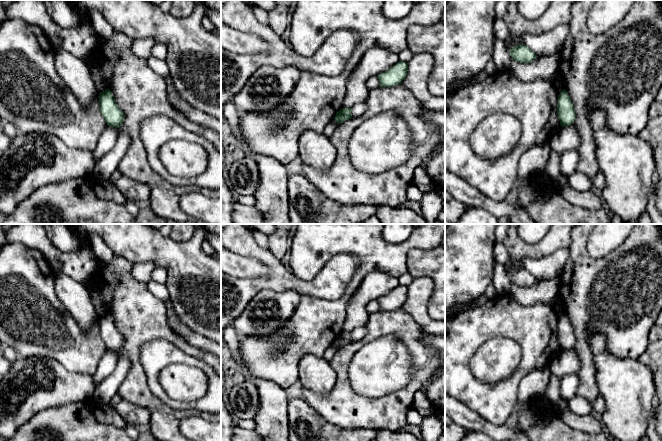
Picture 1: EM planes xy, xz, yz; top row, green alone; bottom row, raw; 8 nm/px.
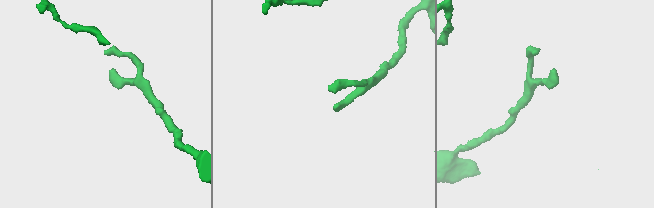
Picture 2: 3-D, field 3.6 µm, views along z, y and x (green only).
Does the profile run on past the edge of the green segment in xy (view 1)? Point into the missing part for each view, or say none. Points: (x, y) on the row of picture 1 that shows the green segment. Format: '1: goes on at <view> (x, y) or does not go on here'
1: does not go on here

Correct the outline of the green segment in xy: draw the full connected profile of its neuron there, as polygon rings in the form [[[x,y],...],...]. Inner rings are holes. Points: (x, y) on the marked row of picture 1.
[[[109,89],[99,93],[100,111],[108,126],[119,128],[124,120],[124,113],[119,109]]]

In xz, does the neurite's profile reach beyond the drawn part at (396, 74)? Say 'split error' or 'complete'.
complete

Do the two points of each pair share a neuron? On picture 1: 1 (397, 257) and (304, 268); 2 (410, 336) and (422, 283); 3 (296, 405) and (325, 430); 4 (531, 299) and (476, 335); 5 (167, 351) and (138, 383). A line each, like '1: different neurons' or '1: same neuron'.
1: same neuron
2: different neurons
3: same neuron
4: different neurons
5: different neurons

